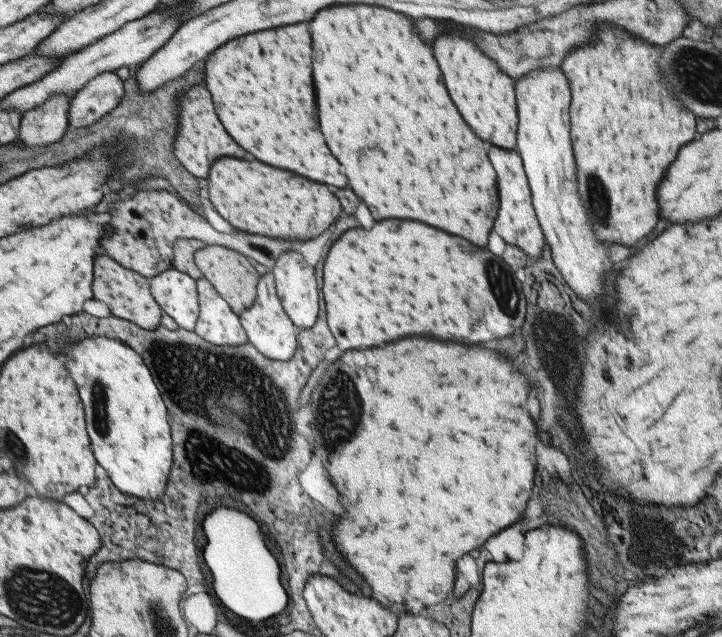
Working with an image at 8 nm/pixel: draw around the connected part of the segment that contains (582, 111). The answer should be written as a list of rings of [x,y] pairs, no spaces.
[[[605,24],[604,27],[600,27],[600,30],[596,32],[595,39],[591,39],[588,43],[583,44],[582,47],[574,48],[564,56],[563,62],[560,64],[560,70],[568,79],[568,87],[570,88],[570,131],[569,136],[571,139],[571,146],[573,146],[573,156],[575,156],[575,164],[577,164],[577,192],[579,192],[580,201],[582,205],[586,207],[587,214],[593,222],[594,233],[596,239],[615,244],[622,244],[623,246],[633,246],[637,240],[641,240],[645,234],[649,234],[657,222],[657,203],[655,196],[655,188],[659,184],[659,180],[663,178],[665,174],[665,168],[673,162],[677,150],[691,142],[693,136],[695,136],[695,116],[683,108],[677,100],[677,96],[669,90],[669,86],[665,84],[661,72],[659,72],[660,54],[662,48],[660,45],[654,45],[650,42],[645,42],[640,38],[631,36],[625,30],[617,28],[617,26],[611,26],[611,24]]]

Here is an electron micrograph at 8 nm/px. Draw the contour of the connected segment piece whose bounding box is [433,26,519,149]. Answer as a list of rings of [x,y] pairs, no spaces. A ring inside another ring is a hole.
[[[461,26],[453,28],[453,32],[445,32],[445,36],[439,36],[437,44],[433,44],[433,52],[437,52],[437,64],[441,64],[441,72],[445,72],[449,96],[453,96],[453,104],[461,108],[461,116],[469,120],[469,128],[473,128],[481,140],[487,140],[493,146],[515,148],[519,110],[516,108],[513,78],[473,44],[473,36],[463,32]]]

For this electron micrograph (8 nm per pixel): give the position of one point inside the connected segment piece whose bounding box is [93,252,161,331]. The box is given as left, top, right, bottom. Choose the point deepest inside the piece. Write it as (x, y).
(128, 293)

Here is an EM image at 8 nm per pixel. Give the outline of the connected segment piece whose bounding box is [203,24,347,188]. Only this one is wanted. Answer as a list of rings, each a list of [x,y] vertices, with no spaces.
[[[289,24],[277,30],[271,28],[239,36],[235,40],[229,39],[208,55],[206,60],[203,85],[209,88],[209,92],[213,92],[213,100],[217,100],[217,116],[221,116],[221,124],[229,128],[229,136],[233,136],[233,140],[237,140],[245,152],[253,154],[263,164],[297,172],[309,180],[337,188],[347,186],[343,166],[331,156],[321,132],[317,130],[317,108],[311,82],[311,44],[305,24]]]

